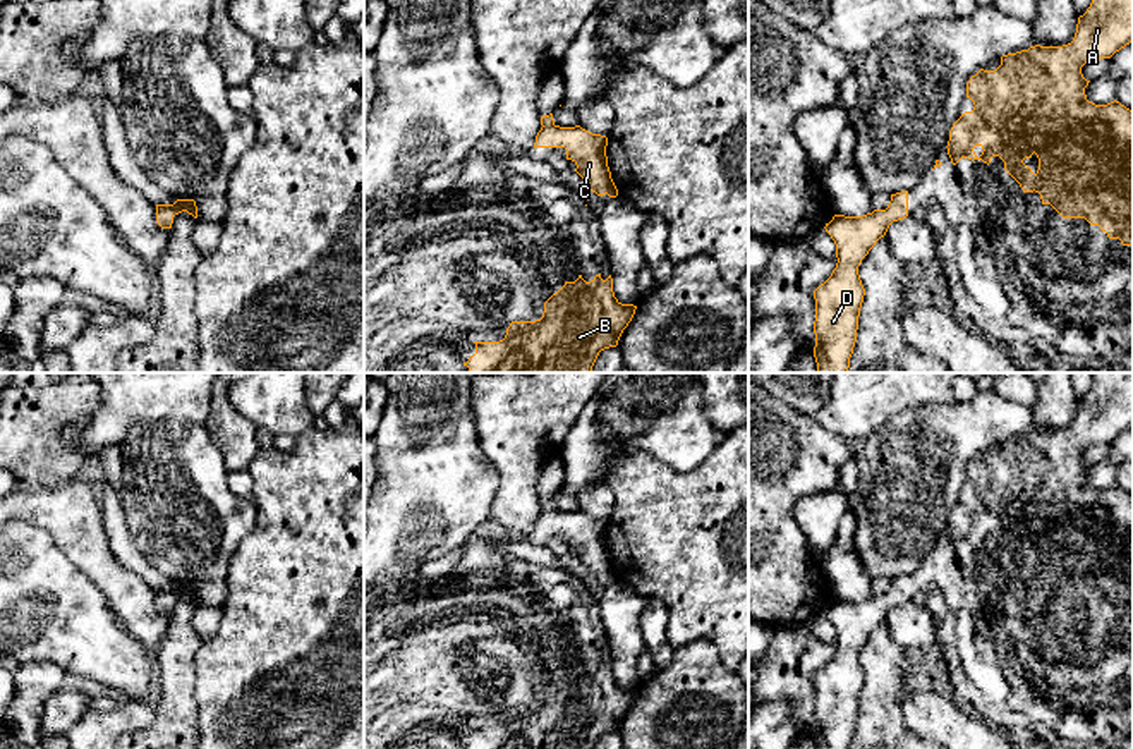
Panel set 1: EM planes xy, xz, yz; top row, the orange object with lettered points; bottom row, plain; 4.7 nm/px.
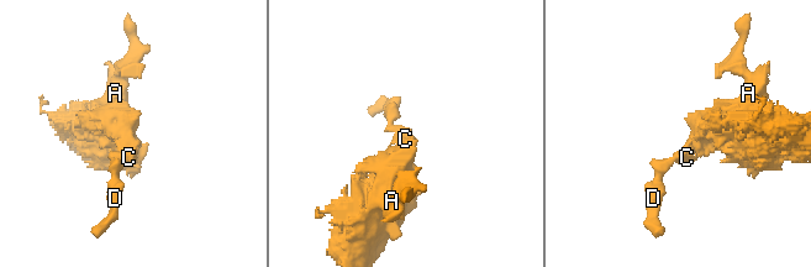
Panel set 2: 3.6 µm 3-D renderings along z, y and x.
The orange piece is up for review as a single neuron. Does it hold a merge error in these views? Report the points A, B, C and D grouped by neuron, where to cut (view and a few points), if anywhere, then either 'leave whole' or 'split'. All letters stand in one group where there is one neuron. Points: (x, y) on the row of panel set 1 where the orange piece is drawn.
A B C D | no cut | leave whole

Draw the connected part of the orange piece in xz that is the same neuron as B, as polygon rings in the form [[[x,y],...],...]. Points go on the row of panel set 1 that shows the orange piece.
[[[599,273],[591,282],[579,275],[544,302],[541,320],[512,321],[500,342],[474,342],[476,354],[464,366],[470,373],[592,373],[599,352],[618,345],[635,309],[615,297],[611,275],[603,280]]]

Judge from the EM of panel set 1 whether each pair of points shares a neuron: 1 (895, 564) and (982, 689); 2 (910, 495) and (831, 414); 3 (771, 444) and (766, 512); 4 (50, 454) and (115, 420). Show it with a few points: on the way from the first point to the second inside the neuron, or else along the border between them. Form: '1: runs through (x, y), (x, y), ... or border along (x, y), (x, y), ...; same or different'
1: border along (934, 550), (919, 567), (891, 579); different
2: border along (893, 414), (862, 442); different
3: runs through (766, 461), (766, 495); same
4: border along (66, 432), (64, 444), (86, 462); different

